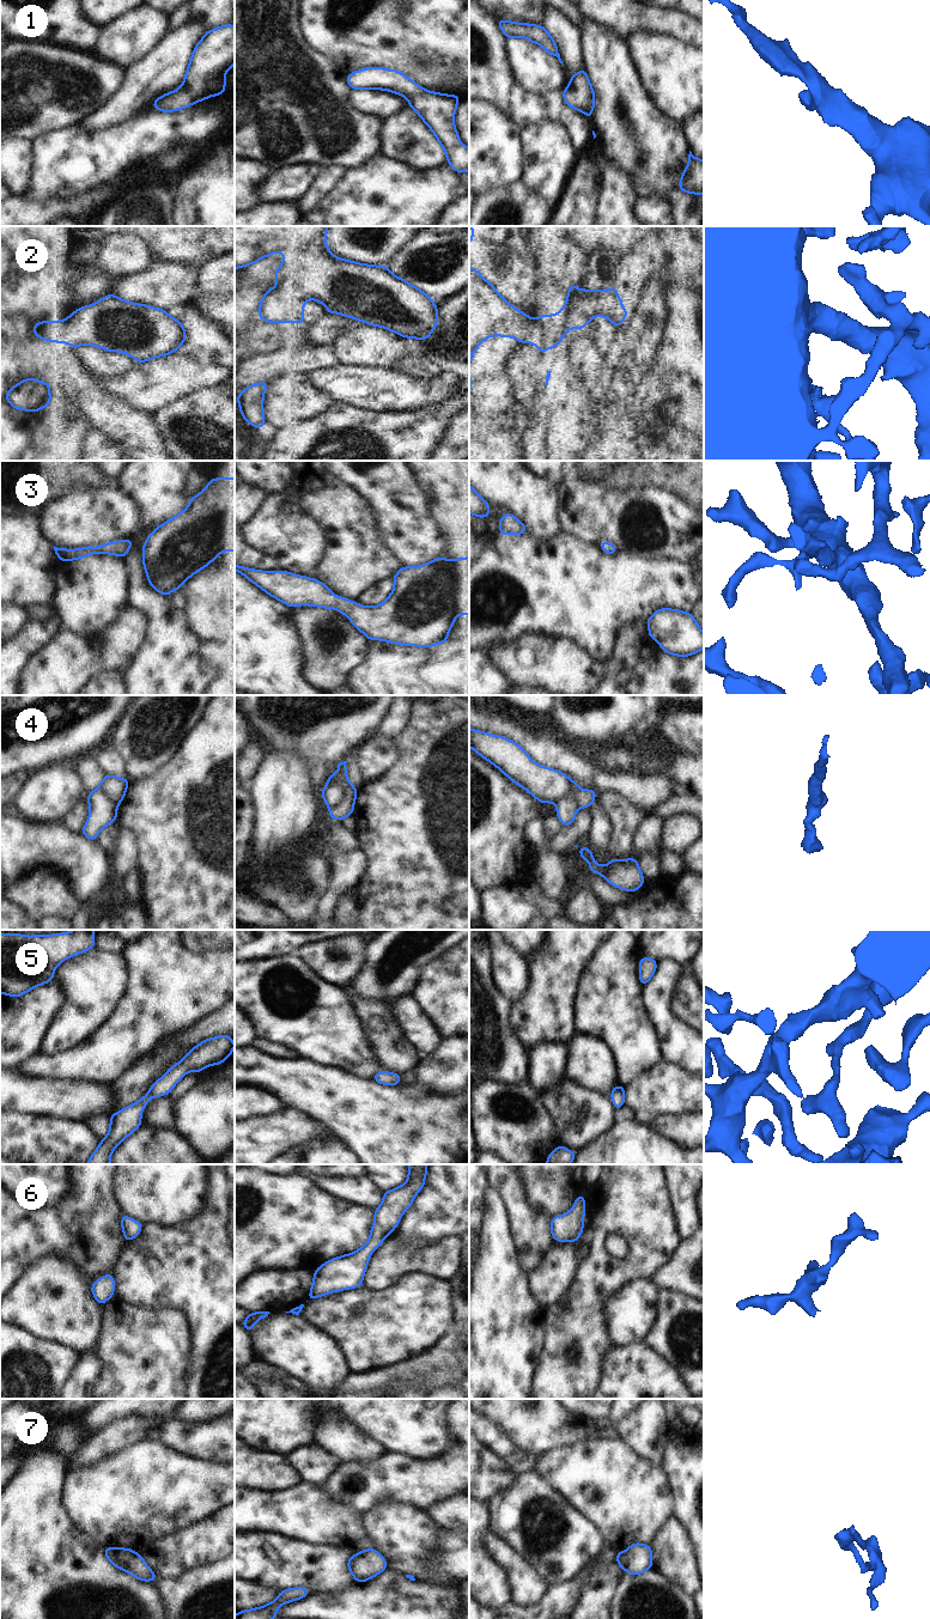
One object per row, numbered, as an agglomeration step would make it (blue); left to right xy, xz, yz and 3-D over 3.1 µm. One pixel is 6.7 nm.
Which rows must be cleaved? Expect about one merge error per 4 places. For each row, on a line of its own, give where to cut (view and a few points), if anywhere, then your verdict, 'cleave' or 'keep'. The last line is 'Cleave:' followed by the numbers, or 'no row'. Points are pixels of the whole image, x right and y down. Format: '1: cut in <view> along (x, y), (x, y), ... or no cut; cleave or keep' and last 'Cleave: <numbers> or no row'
1: no cut; keep
2: no cut; keep
3: no cut; keep
4: cut in yz along (572, 780), (572, 792), (555, 803); cleave
5: no cut; keep
6: no cut; keep
7: no cut; keep
Cleave: 4

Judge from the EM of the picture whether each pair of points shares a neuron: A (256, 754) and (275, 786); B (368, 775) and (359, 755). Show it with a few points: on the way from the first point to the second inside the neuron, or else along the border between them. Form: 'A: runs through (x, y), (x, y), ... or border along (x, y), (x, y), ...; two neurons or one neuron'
A: border along (266, 752), (251, 779), (250, 786); two neurons
B: runs through (368, 771), (368, 764), (364, 760); one neuron

